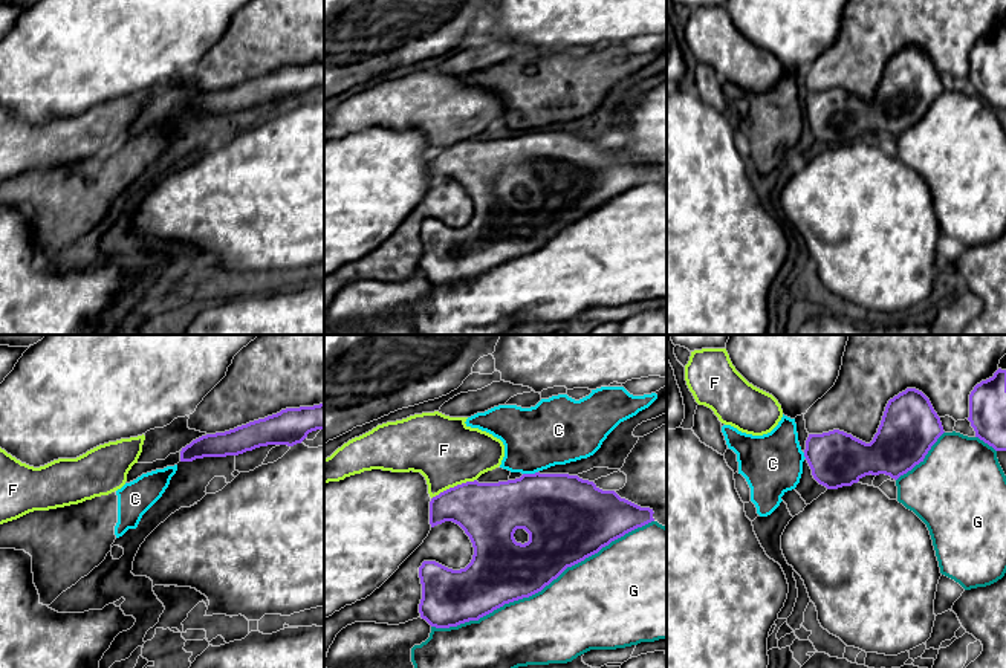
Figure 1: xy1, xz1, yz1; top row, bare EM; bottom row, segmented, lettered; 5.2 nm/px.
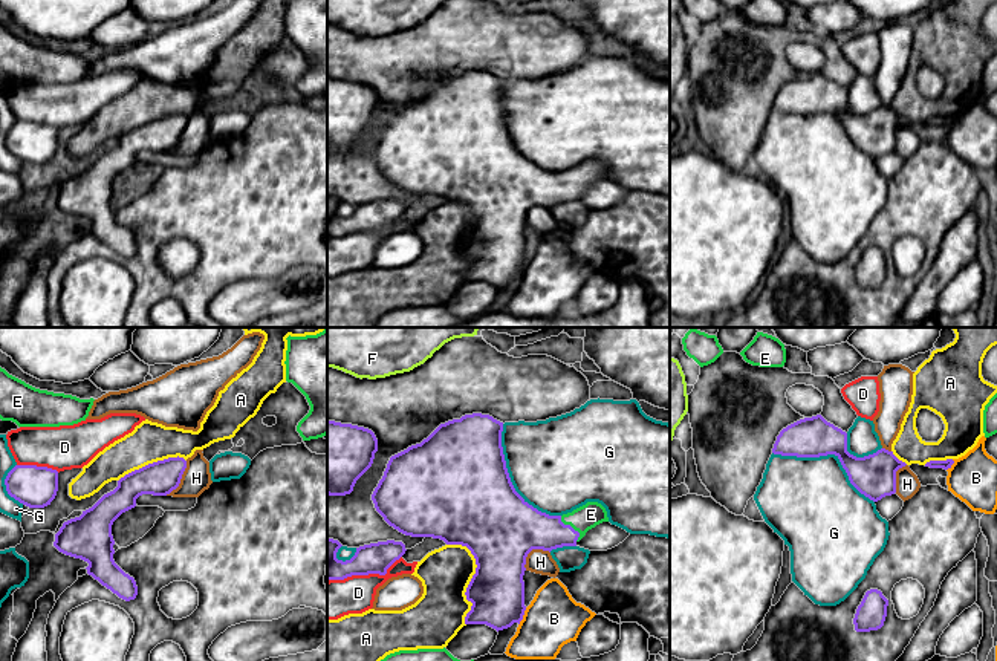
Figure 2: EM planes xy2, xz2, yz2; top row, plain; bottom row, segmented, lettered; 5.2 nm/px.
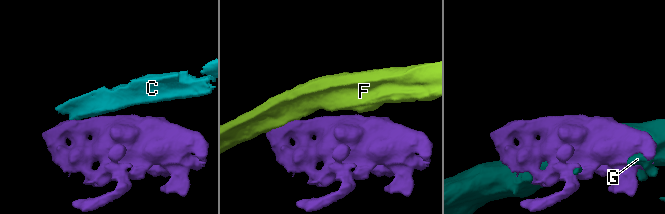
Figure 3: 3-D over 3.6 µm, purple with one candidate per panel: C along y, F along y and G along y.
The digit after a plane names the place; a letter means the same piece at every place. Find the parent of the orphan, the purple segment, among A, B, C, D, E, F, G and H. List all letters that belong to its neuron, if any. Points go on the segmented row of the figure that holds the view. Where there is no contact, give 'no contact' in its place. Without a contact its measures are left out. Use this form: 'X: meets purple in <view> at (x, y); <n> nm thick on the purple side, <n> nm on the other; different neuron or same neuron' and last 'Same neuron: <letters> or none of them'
A: meets purple in xz2 at (473, 577); 340 nm thick on the purple side, 260 nm on the other; different neuron
B: meets purple in xz2 at (522, 617); 280 nm thick on the purple side, 300 nm on the other; different neuron
C: meets purple in xz1 at (529, 474); 400 nm thick on the purple side, 340 nm on the other; different neuron
D: meets purple in xz2 at (364, 574); 160 nm thick on the purple side, 200 nm on the other; different neuron
E: meets purple in xz2 at (571, 527); 240 nm thick on the purple side, 130 nm on the other; same neuron
F: meets purple in xz1 at (454, 486); 320 nm thick on the purple side, 360 nm on the other; different neuron
G: meets purple in xz1 at (541, 589); 340 nm thick on the purple side, 440 nm on the other; different neuron
H: meets purple in xz2 at (531, 550); 400 nm thick on the purple side, 130 nm on the other; different neuron
Same neuron: E

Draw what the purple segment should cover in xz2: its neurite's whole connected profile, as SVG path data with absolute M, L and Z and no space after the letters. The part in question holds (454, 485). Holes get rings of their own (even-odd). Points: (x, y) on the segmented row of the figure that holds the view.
M482 413L440 424L421 444L390 457L372 494L376 511L399 532L440 539L471 551L477 568L465 592L473 603L465 624L486 624L497 632L523 620L523 575L532 549L550 552L576 546L589 529L609 522L606 508L598 502L587 502L563 516L549 516L529 505L511 482L502 431L503 422Z

